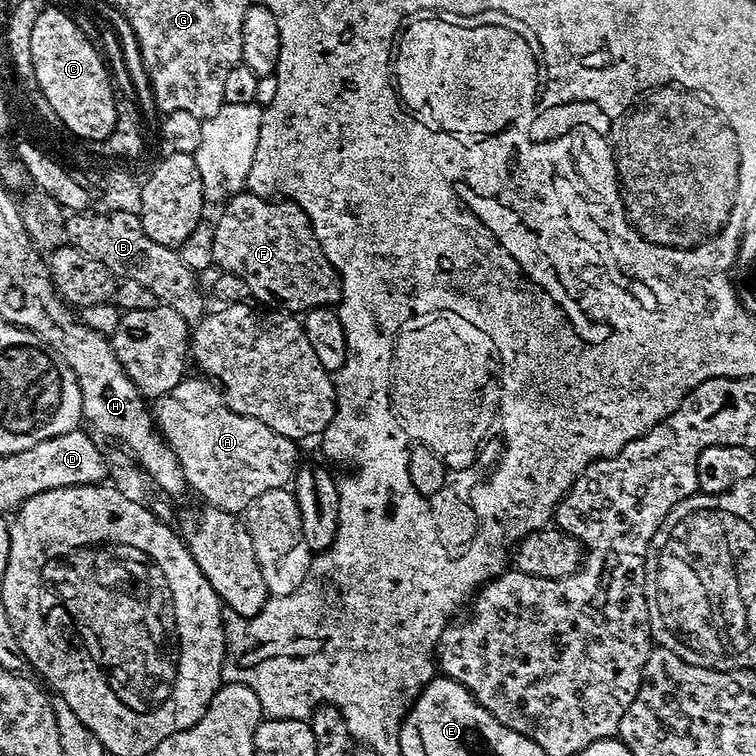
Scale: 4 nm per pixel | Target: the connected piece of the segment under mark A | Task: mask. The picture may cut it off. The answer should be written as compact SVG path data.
M185 378L178 386L174 386L174 390L159 397L155 401L156 408L154 404L154 423L165 442L172 447L180 463L185 485L191 491L193 488L205 500L205 505L221 508L226 514L240 514L250 506L250 502L254 502L254 498L258 498L258 494L291 485L298 467L298 444L270 430L270 426L258 422L258 418L246 418L230 410L220 391L207 378L199 379Z

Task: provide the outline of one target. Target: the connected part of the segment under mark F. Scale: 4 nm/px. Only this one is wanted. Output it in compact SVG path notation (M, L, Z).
M243 190L235 196L229 197L219 211L220 210L220 217L218 217L217 220L214 220L214 265L219 271L233 272L234 274L238 274L238 278L243 278L243 280L246 281L246 286L250 286L252 300L255 301L257 305L263 306L268 310L279 310L289 314L303 314L309 312L311 308L330 308L339 305L340 276L336 272L336 267L326 258L326 254L322 250L322 246L314 234L310 218L304 213L302 206L298 206L292 200L259 196L253 192Z

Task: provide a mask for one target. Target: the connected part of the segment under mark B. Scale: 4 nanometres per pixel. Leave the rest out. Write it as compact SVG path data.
M95 210L69 215L66 220L67 239L82 250L82 254L94 258L94 262L102 262L113 276L146 286L159 303L178 310L182 318L190 322L201 320L206 314L206 307L203 294L196 289L198 276L190 270L190 266L186 266L186 262L182 262L179 251L154 242L154 238L142 230L139 215L112 211L105 211L103 215L99 216Z

